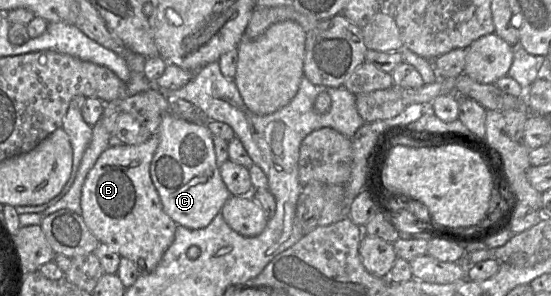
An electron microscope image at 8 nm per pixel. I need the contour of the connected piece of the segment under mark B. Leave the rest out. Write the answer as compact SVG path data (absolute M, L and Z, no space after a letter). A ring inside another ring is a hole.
M157 133L138 145L115 145L107 147L98 157L84 181L81 193L81 216L101 243L108 245L121 257L133 261L140 274L155 270L164 253L175 238L175 223L163 210L158 192L150 177L150 163L159 144Z

